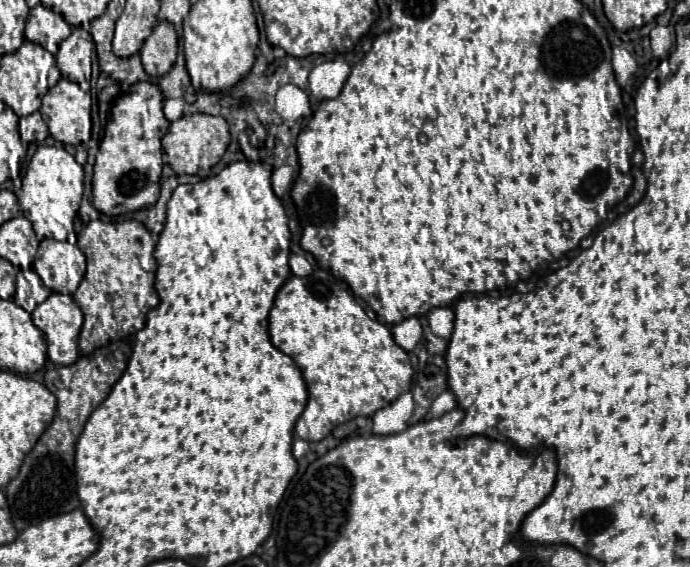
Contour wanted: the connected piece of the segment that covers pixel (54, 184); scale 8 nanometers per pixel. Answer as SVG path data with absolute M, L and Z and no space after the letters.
M38 146L28 166L28 172L22 178L22 190L18 192L22 212L32 222L38 240L54 238L70 244L77 243L74 218L80 208L82 190L84 190L84 170L74 160L74 156L68 154L64 148Z

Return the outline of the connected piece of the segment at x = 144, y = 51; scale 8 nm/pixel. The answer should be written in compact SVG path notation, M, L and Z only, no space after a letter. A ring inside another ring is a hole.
M158 22L152 28L152 34L144 40L144 46L140 48L142 66L150 76L160 78L174 66L176 52L178 36L174 26L170 22Z

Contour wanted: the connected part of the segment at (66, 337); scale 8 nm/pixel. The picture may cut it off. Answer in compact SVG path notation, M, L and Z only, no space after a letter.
M50 294L32 312L34 324L46 334L48 358L66 366L78 360L78 334L82 328L82 312L68 294Z

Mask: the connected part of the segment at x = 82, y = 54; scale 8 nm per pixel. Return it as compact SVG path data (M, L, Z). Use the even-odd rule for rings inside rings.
M72 28L72 34L60 44L56 66L66 80L78 82L82 88L90 86L90 58L94 40L84 28Z

